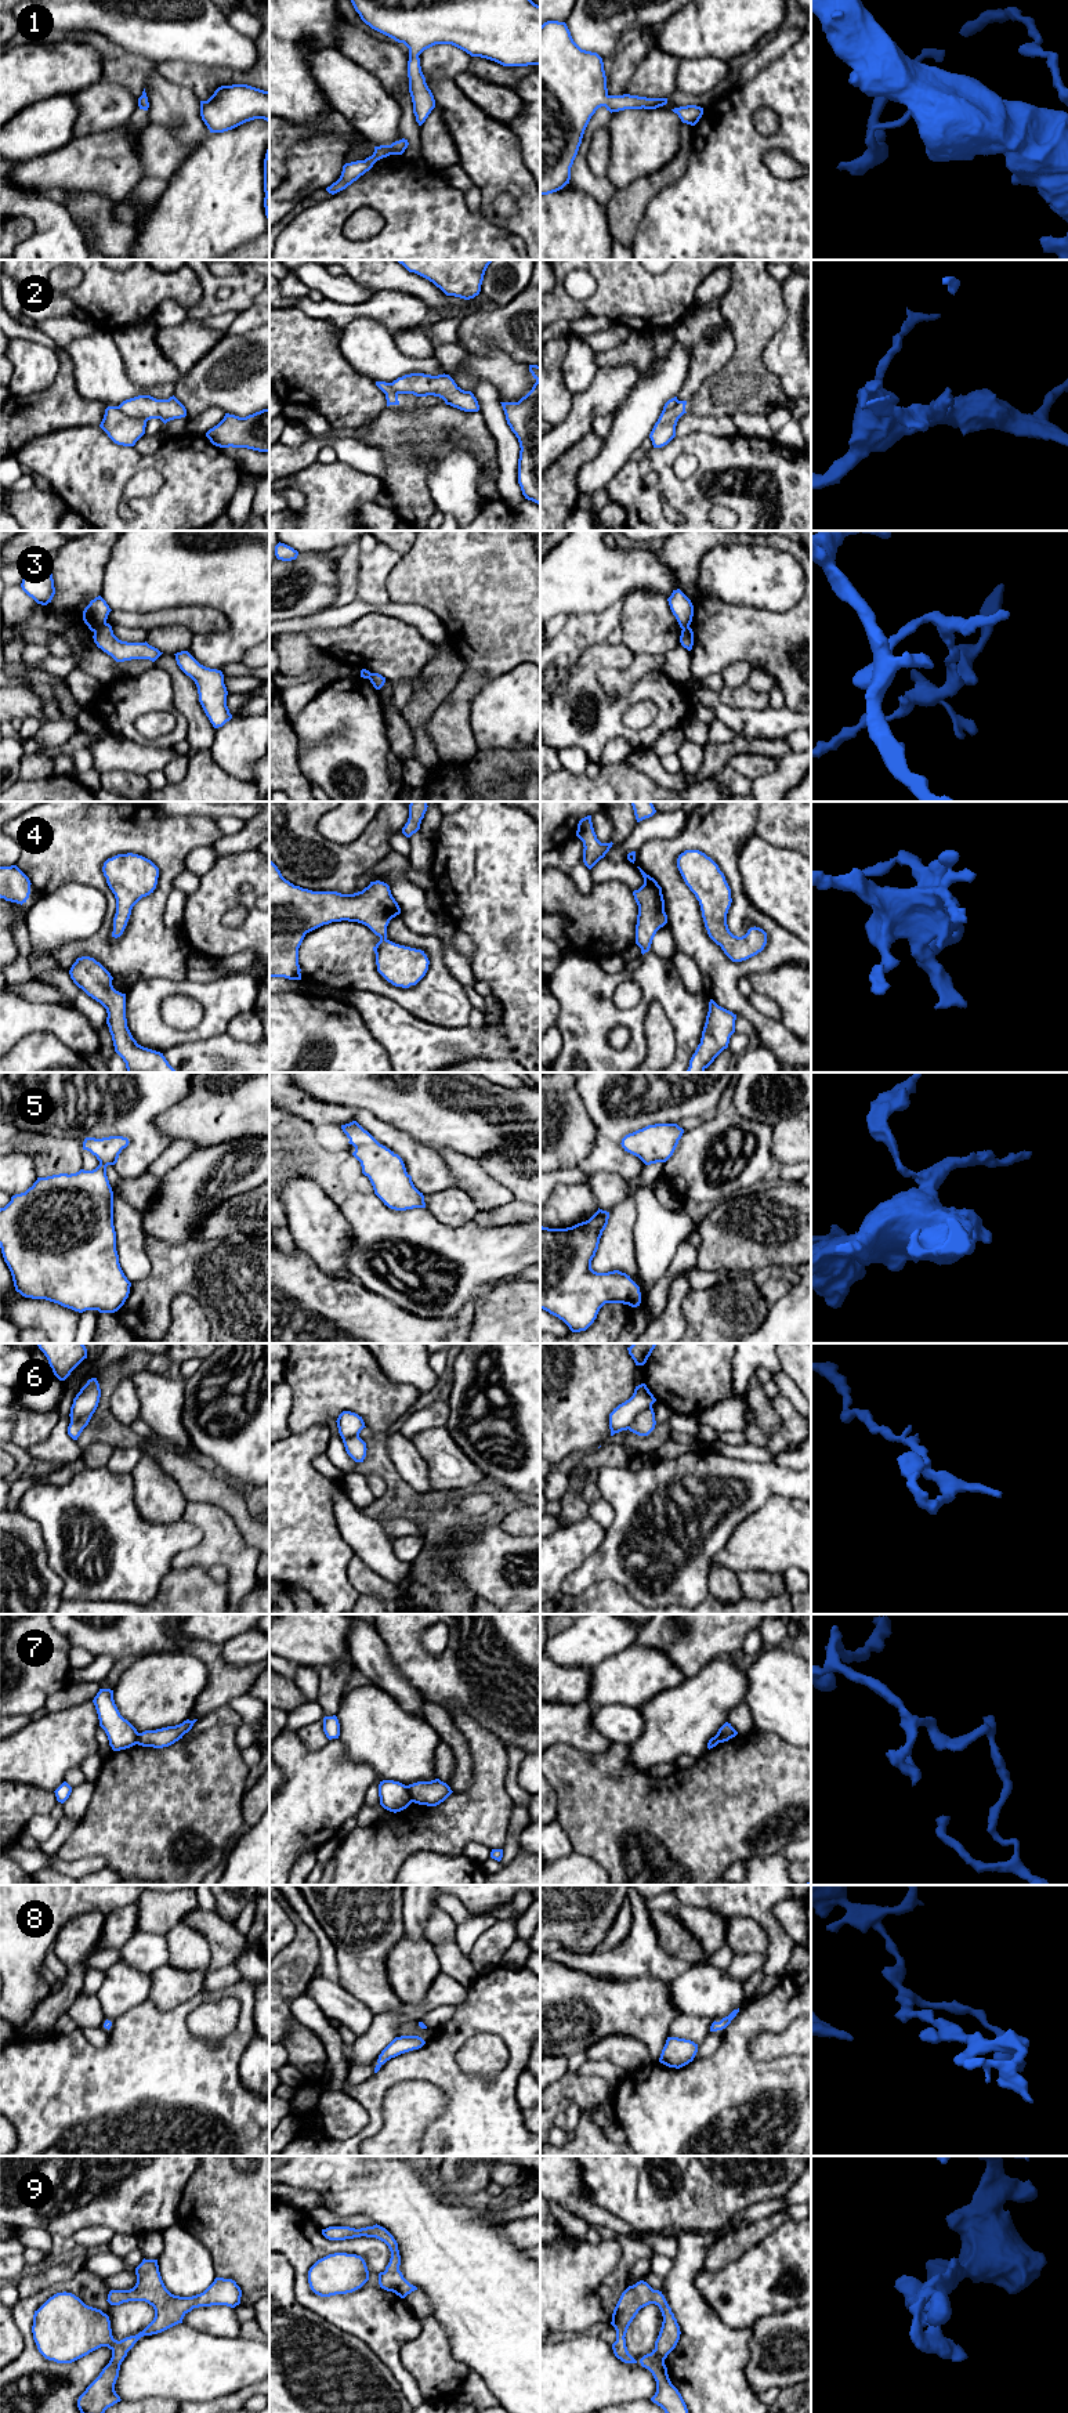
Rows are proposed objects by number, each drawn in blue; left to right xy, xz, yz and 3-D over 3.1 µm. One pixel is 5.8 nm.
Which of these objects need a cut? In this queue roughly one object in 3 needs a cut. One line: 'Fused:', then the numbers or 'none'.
Fused: 2, 3, 6, 7

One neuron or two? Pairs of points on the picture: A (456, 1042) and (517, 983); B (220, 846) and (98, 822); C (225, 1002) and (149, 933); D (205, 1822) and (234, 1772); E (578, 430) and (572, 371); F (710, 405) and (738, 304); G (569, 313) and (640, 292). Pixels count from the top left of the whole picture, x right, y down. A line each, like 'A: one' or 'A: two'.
A: one
B: two
C: two
D: one
E: two
F: one
G: one

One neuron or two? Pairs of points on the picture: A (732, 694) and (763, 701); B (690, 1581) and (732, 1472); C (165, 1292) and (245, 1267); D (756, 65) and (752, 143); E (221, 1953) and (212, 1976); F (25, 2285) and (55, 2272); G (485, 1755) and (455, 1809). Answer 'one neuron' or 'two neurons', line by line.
A: one neuron
B: one neuron
C: one neuron
D: two neurons
E: two neurons
F: one neuron
G: one neuron

